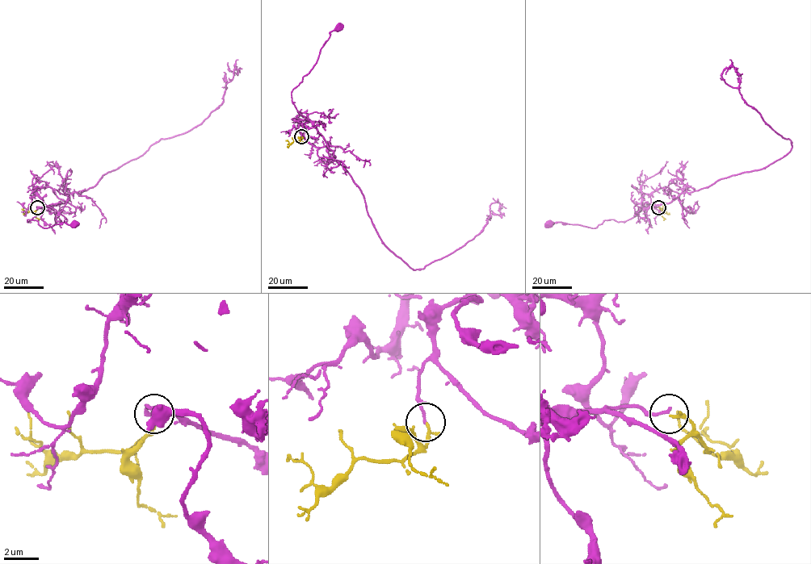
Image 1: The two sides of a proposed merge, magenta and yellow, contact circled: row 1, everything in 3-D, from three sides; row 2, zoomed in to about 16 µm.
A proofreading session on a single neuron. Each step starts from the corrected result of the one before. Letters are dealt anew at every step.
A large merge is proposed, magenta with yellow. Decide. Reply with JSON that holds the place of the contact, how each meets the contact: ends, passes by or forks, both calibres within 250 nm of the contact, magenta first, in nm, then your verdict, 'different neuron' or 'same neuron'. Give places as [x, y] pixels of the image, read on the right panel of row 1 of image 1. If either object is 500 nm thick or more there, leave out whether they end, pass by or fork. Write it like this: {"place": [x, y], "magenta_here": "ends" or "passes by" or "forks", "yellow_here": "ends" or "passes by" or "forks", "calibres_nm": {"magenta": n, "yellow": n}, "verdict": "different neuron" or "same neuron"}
{"place": [658, 207], "magenta_here": "ends", "yellow_here": "ends", "calibres_nm": {"magenta": 150, "yellow": 180}, "verdict": "same neuron"}

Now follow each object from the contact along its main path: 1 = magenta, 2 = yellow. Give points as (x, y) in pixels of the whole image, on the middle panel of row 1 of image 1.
1: (301, 136), (302, 125), (308, 120), (297, 110), (292, 101), (292, 92), (317, 60), (329, 32), (338, 27)
2: (302, 136), (290, 144), (287, 140)

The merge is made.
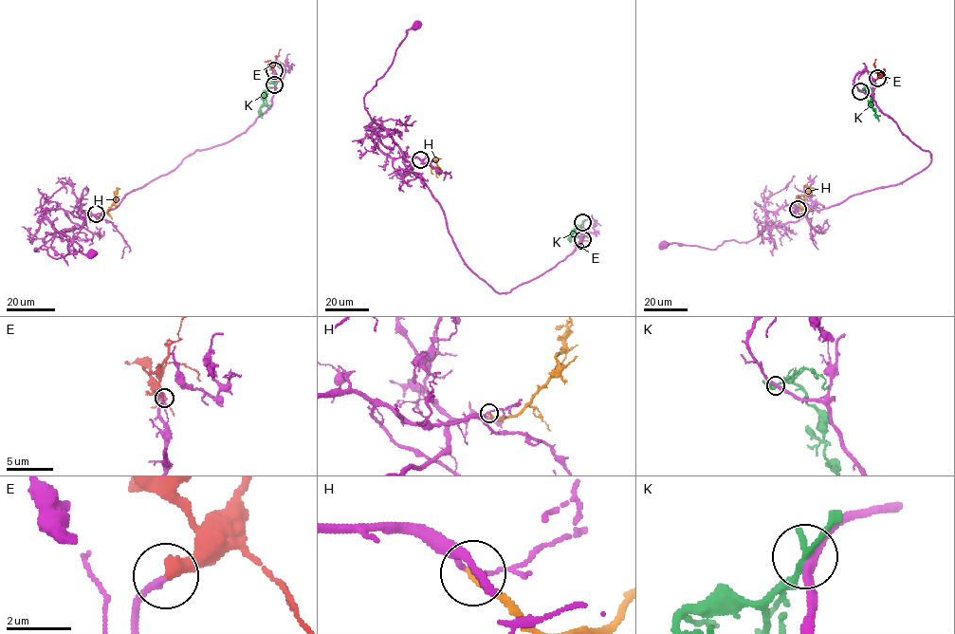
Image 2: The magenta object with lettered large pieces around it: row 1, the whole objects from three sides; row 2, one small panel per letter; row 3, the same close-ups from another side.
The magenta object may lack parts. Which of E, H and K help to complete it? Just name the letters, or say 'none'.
E

